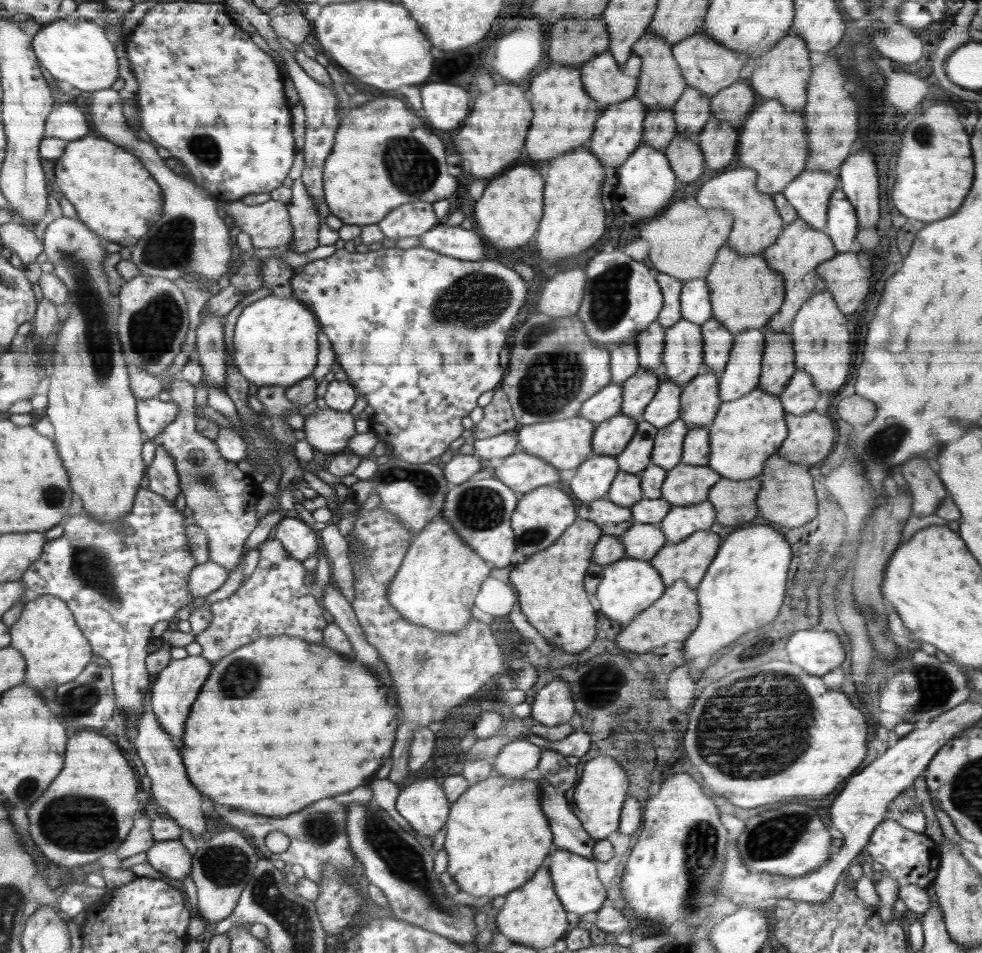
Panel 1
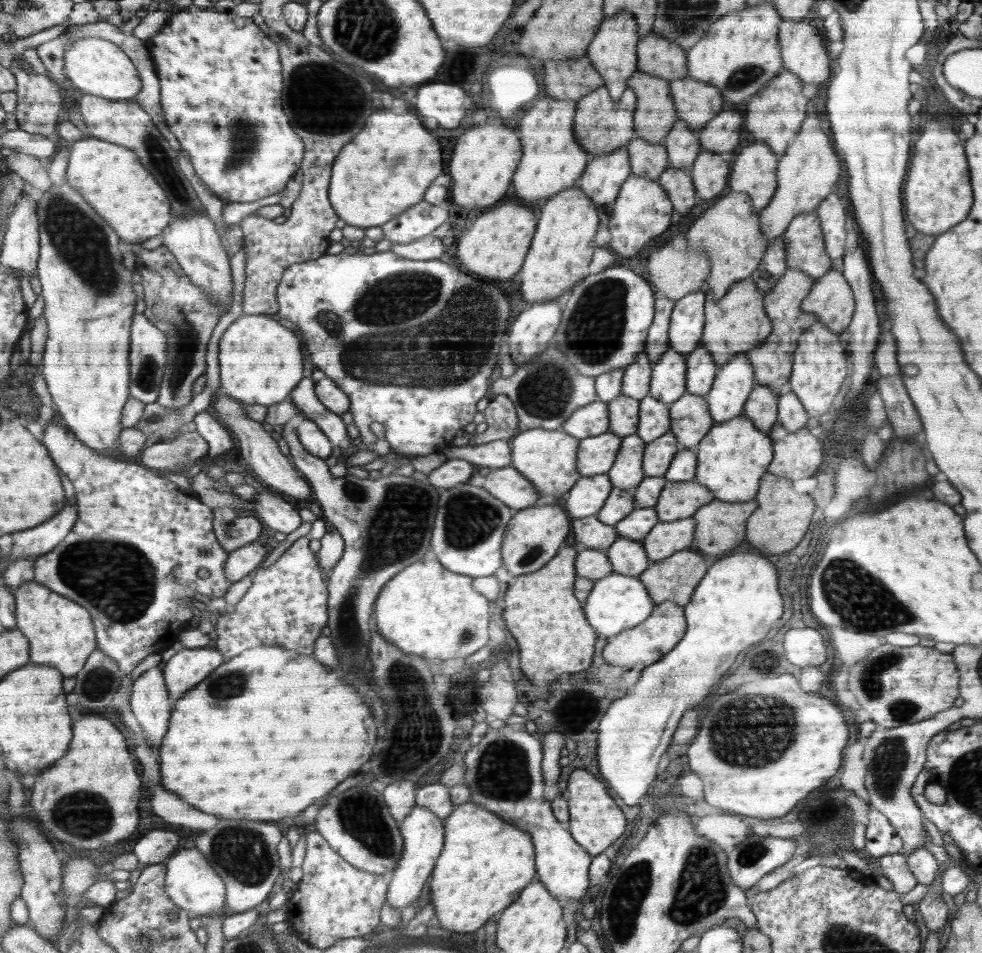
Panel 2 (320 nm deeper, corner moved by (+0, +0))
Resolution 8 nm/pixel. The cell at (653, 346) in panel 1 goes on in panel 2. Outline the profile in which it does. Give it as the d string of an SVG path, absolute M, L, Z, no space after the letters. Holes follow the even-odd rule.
M645 351L640 353L632 365L624 369L621 394L630 398L644 398L649 392L653 365Z

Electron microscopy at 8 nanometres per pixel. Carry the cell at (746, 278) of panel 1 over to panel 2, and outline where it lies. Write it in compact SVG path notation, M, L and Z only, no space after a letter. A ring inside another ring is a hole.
M746 278L736 282L720 299L714 299L710 292L705 294L705 325L700 345L712 355L713 361L724 366L736 354L747 352L763 344L773 331L772 323L764 310L764 290Z

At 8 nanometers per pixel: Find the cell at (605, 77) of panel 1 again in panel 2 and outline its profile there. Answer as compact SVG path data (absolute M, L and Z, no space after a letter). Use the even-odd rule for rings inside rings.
M602 86L591 94L582 97L578 102L578 138L582 138L582 146L590 150L594 156L612 153L616 149L627 146L635 138L633 114L637 108L637 92L632 88L625 90L620 101L614 102L609 88Z

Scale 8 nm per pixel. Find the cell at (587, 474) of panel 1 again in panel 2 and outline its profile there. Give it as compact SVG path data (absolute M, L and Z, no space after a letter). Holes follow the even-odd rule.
M608 474L580 476L567 495L565 510L575 519L592 516L604 506L612 490Z

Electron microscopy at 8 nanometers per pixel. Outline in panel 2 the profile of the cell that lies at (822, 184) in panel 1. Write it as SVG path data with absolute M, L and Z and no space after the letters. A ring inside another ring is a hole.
M815 210L795 216L783 236L787 268L801 270L815 281L832 268Z

